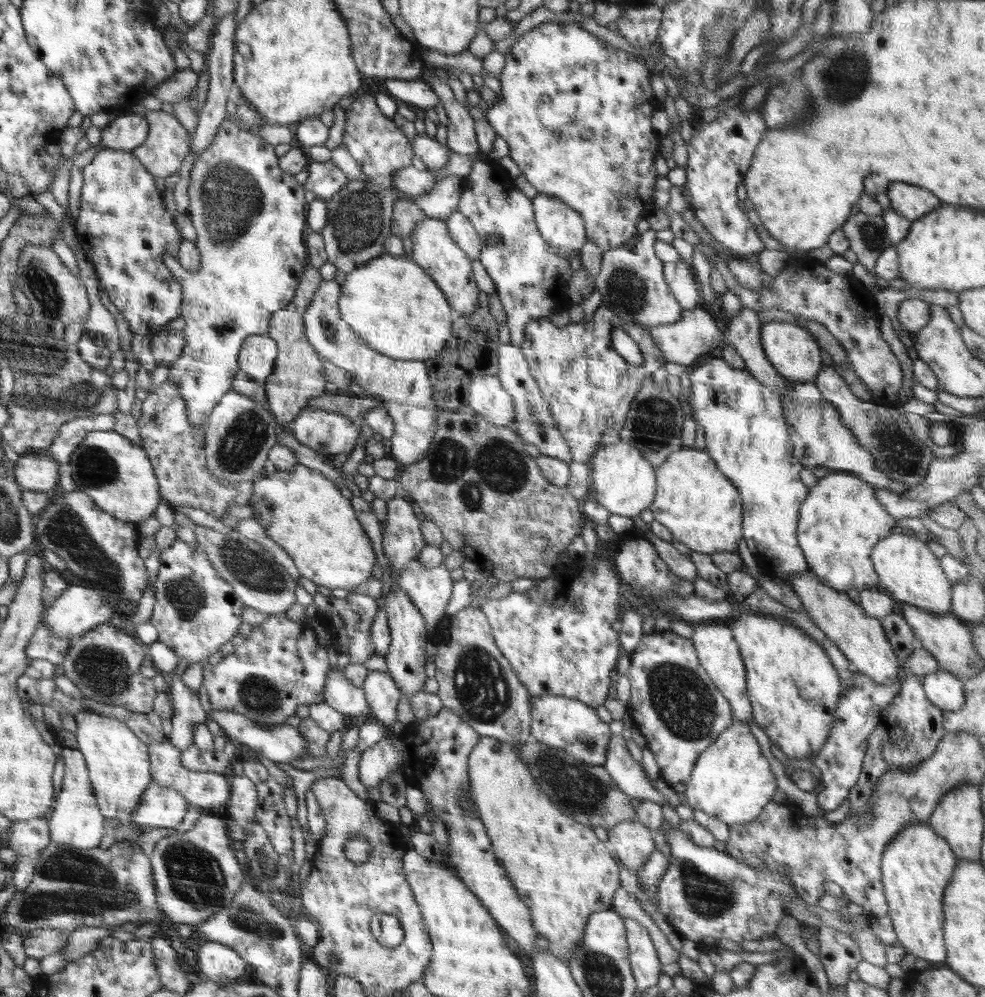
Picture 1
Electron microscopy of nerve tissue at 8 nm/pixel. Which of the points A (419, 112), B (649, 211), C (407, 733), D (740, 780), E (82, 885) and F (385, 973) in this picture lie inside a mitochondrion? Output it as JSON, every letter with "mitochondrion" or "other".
{"A":"other","B":"other","C":"other","D":"other","E":"mitochondrion","F":"mitochondrion"}

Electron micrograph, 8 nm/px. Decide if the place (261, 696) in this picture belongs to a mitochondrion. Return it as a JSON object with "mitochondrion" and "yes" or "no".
{"mitochondrion":"yes"}

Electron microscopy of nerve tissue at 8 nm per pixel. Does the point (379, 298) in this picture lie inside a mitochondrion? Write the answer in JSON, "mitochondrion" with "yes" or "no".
{"mitochondrion":"no"}

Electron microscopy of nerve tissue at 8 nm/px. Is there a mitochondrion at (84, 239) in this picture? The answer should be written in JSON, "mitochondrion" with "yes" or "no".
{"mitochondrion":"no"}

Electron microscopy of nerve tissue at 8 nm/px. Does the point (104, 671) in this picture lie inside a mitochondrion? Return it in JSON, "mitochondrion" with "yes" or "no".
{"mitochondrion":"yes"}

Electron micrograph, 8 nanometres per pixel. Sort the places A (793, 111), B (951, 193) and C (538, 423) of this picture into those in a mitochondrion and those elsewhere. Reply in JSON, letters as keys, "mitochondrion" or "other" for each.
{"A":"mitochondrion","B":"other","C":"mitochondrion"}

